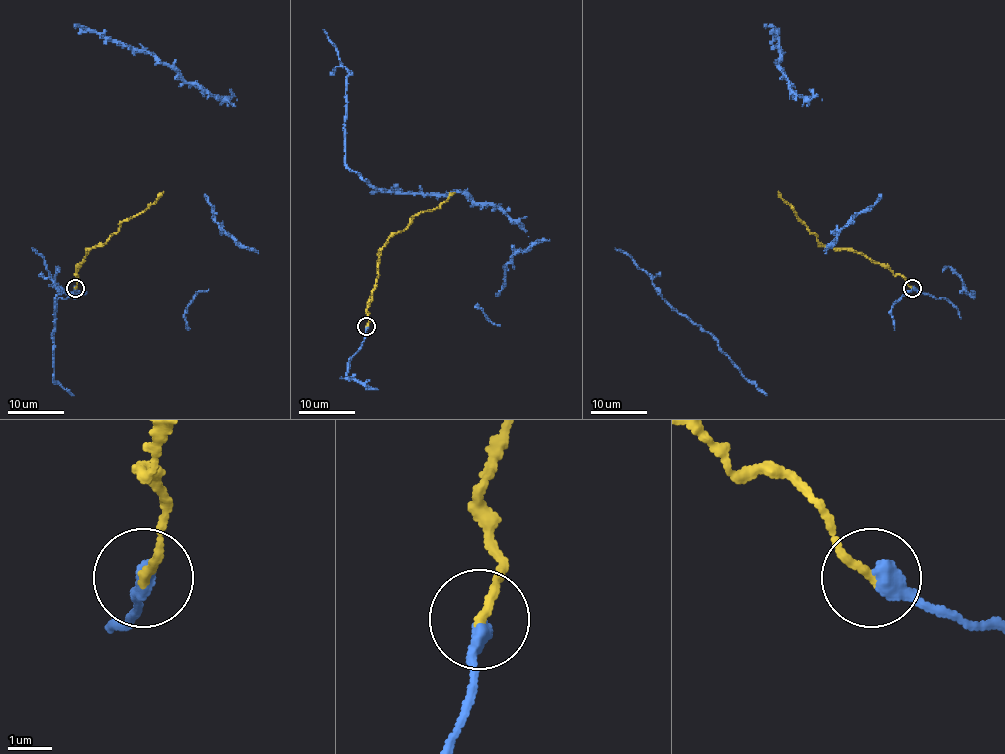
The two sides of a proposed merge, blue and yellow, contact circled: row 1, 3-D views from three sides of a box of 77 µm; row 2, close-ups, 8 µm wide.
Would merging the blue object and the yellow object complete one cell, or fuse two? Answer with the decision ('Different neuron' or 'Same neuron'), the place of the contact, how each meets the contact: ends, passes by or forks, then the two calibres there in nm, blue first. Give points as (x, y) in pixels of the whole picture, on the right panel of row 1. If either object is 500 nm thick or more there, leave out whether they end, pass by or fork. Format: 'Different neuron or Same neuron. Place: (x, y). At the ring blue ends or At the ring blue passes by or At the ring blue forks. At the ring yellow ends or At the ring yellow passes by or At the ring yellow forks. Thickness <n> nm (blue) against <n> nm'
Different neuron. Place: (912, 288). At the ring blue ends. At the ring yellow ends. Thickness 420 nm (blue) against 200 nm

